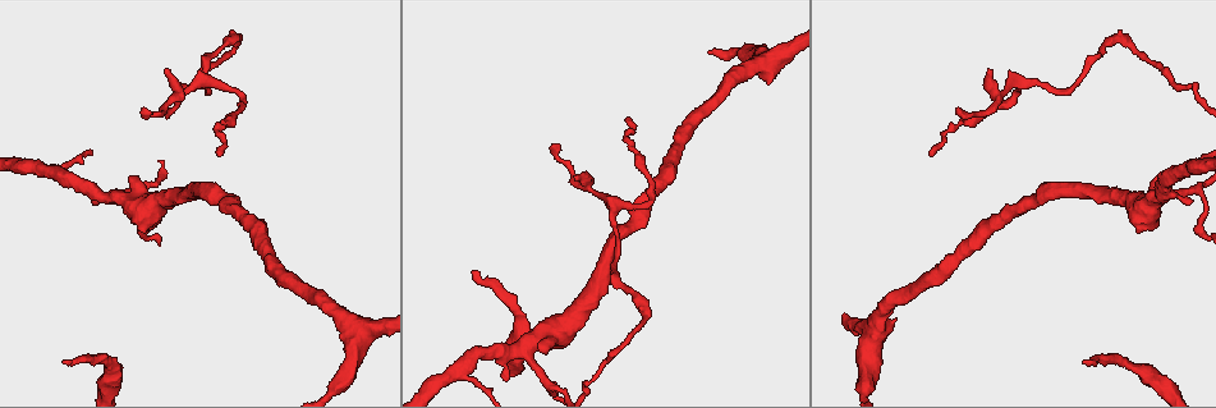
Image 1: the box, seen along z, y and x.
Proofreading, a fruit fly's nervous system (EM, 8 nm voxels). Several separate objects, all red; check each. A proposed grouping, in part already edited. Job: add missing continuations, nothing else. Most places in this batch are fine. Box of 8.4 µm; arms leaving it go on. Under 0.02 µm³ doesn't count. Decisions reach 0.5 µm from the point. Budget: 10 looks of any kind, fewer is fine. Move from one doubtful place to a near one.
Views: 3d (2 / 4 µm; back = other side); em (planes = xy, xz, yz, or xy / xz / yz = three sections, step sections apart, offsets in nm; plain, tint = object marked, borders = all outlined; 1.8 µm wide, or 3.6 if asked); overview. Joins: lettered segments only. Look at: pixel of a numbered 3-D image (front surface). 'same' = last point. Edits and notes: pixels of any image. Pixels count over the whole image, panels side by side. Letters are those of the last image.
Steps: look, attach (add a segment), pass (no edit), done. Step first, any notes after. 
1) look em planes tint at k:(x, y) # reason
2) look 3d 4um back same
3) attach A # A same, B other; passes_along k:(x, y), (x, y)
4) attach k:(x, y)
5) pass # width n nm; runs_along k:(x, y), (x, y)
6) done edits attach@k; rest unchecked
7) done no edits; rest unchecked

look 3d 4um at 1:(578, 177) # tapers out

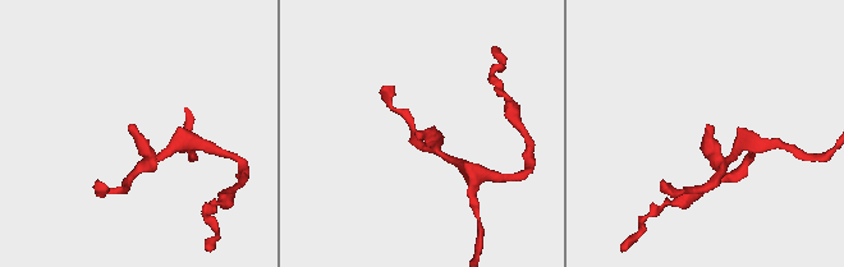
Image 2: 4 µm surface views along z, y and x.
look em planes tint at 2:(128, 127)

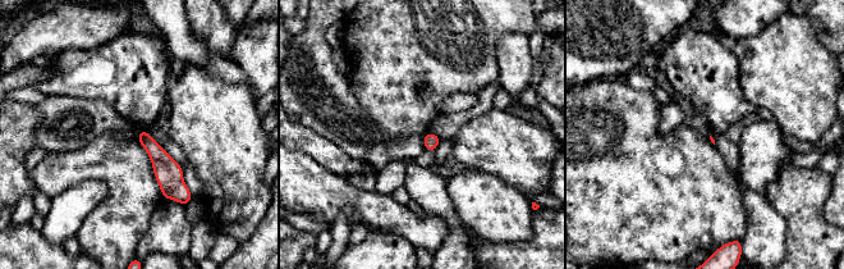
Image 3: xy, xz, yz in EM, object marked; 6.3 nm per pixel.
look em planes borders same # what lies round it

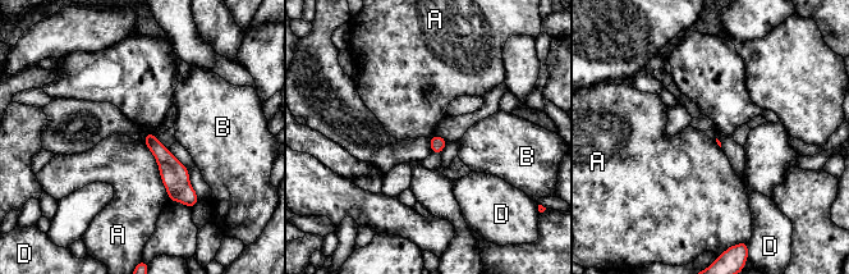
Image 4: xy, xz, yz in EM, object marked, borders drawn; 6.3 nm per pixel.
pass # A other, B other, D other; no lettered segment goes on from it

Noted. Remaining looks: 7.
look em planes borders at 1:(224, 152) # free end

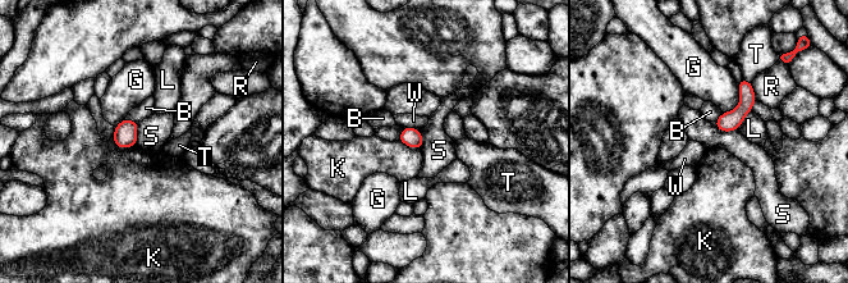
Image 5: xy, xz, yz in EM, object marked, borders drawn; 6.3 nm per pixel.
pass # longest_contact G 220 nm; B other, G other, K other, L other, R other, S other, T other, W other; none of them fits

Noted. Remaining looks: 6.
look 3d 4um at 1:(471, 272) # an open end

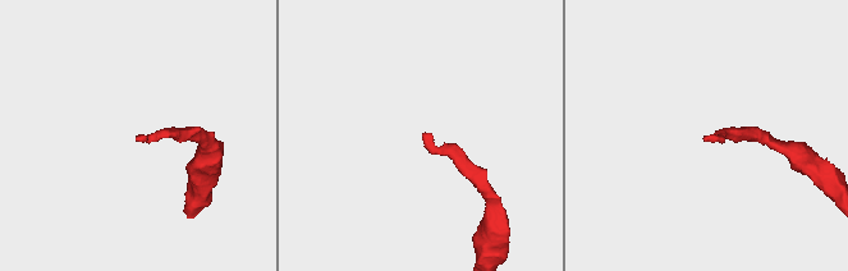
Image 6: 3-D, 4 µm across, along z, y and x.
look em planes plain at 6:(703, 137)

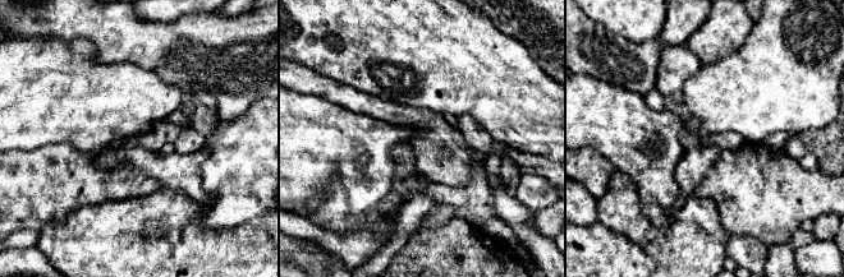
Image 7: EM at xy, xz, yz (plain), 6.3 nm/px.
look em planes borders same # what lies round it

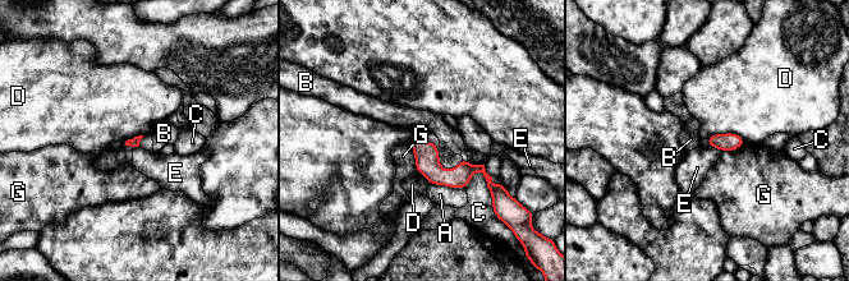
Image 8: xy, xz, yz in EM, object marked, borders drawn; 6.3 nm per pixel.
attach 8:(451, 143) # A other, B same, C other, D other, E other, G other; the neuron continues

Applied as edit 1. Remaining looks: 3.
look overview

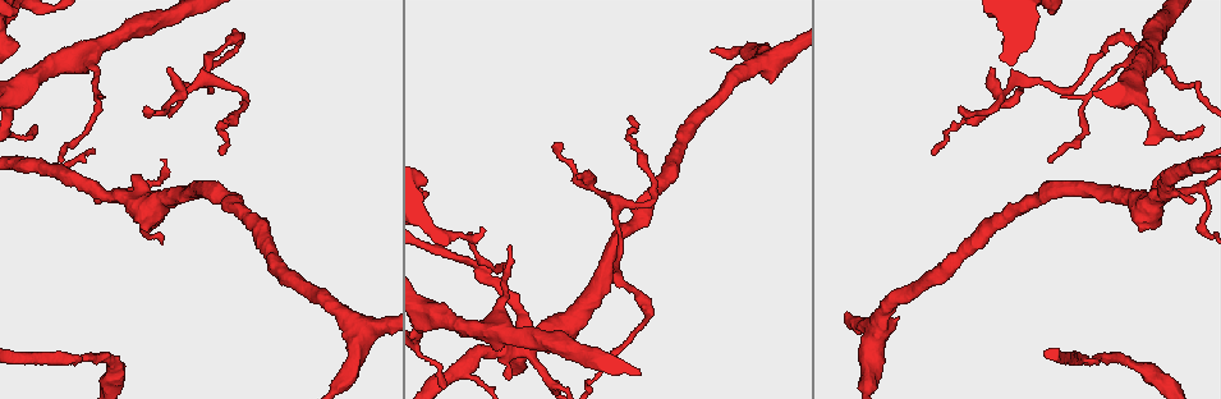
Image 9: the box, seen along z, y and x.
look em planes tint at 9:(472, 233) # long arm stops here

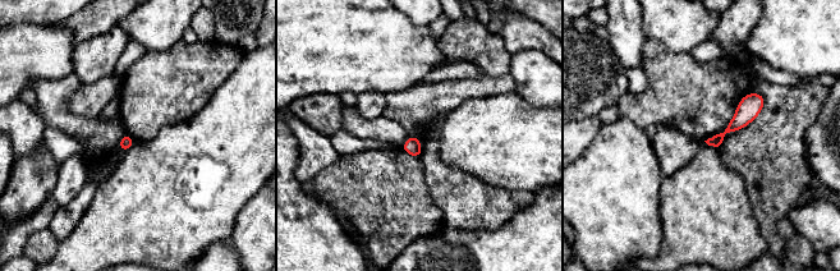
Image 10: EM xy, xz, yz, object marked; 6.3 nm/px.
look em planes borders same # what lies round it

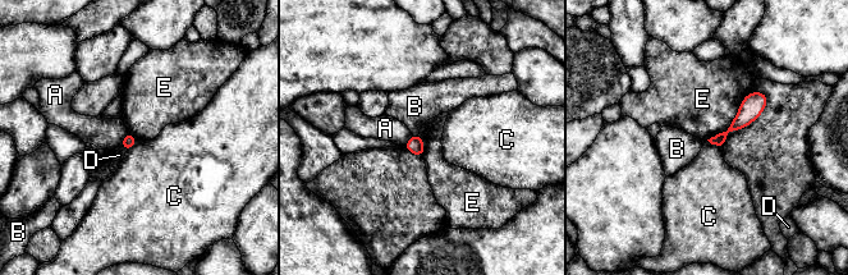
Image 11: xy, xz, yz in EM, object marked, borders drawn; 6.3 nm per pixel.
pass # longest_contact E 420 nm; A other, B other, C other, D other, E other; runs_along 11:(764, 99), (719, 140), (714, 141); none of them fits

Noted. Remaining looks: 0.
done edits attach@8; rest unchecked

